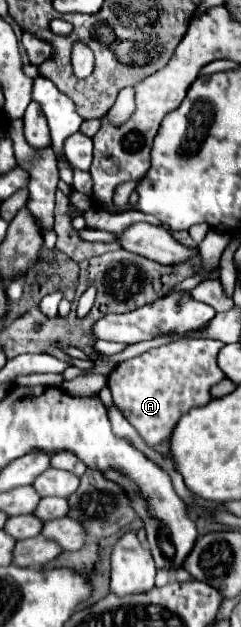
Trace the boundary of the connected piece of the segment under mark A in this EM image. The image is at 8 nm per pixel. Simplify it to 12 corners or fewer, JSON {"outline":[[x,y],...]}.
{"outline":[[219,340],[121,362],[113,404],[149,446],[225,378]]}

